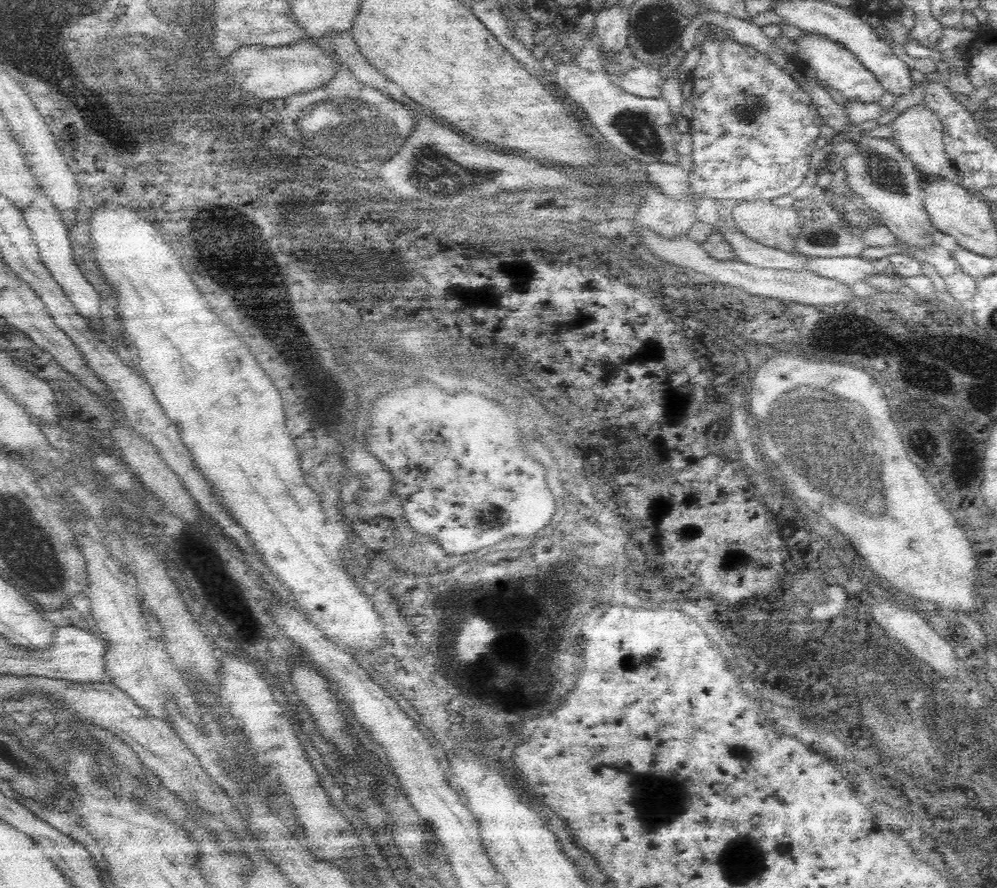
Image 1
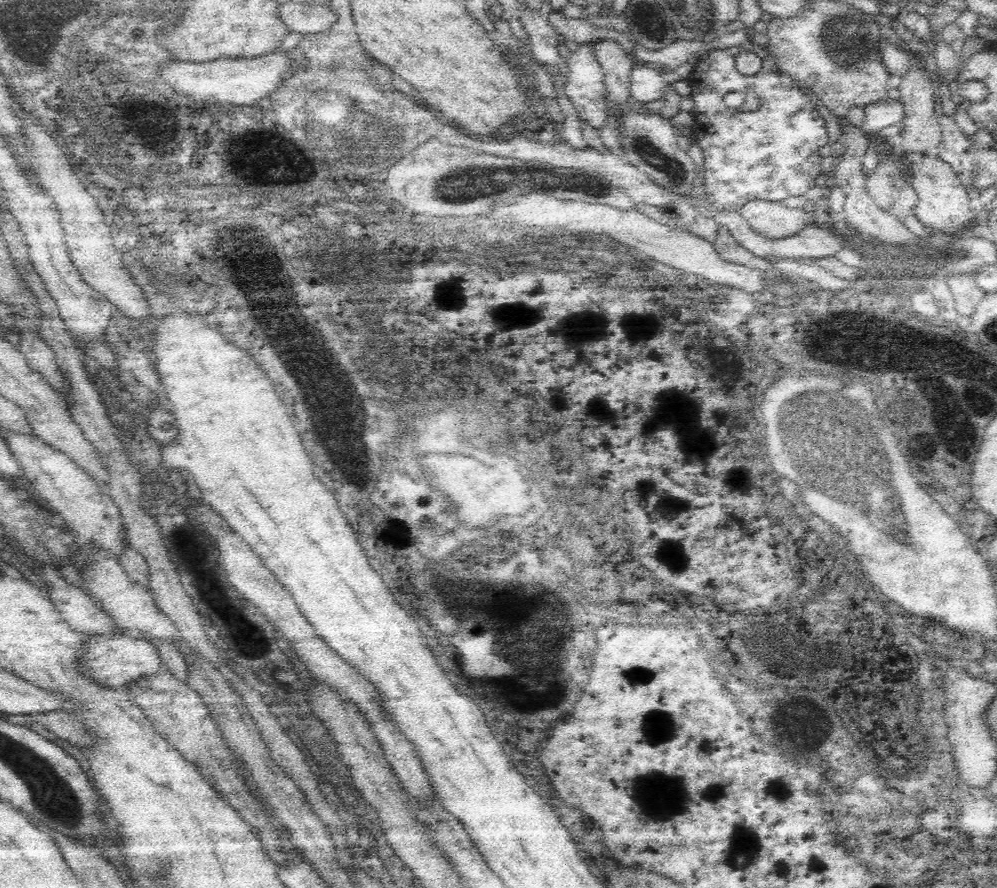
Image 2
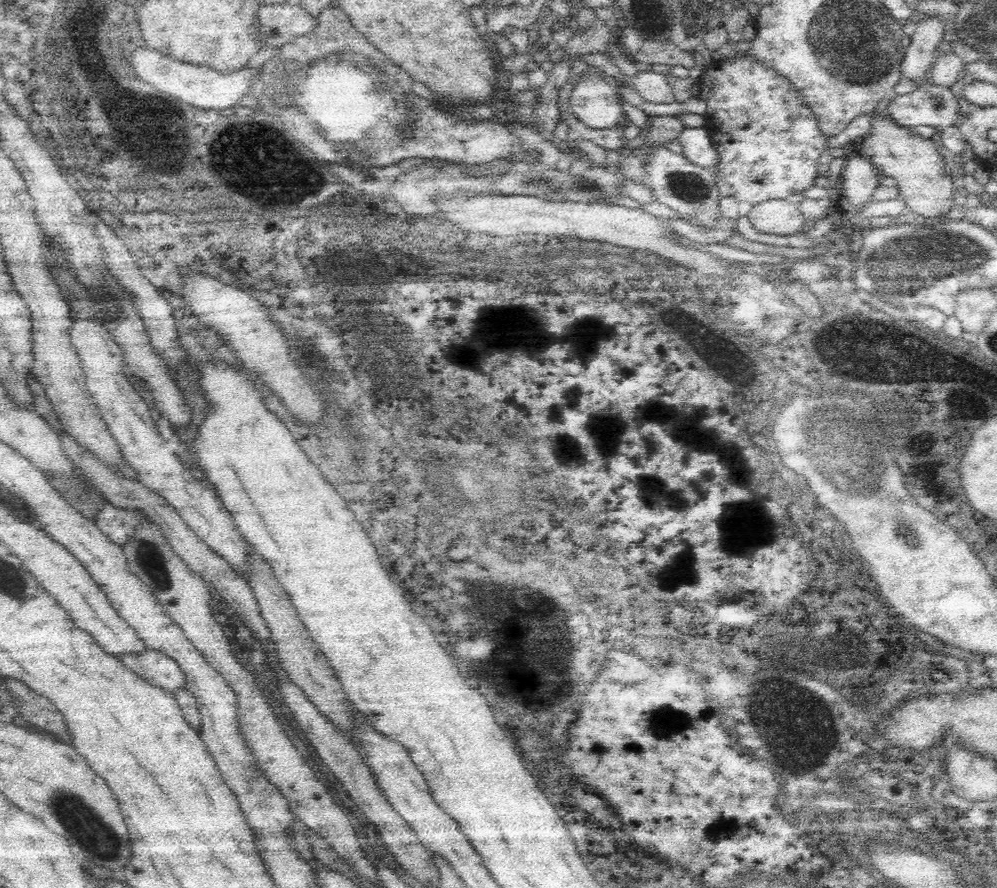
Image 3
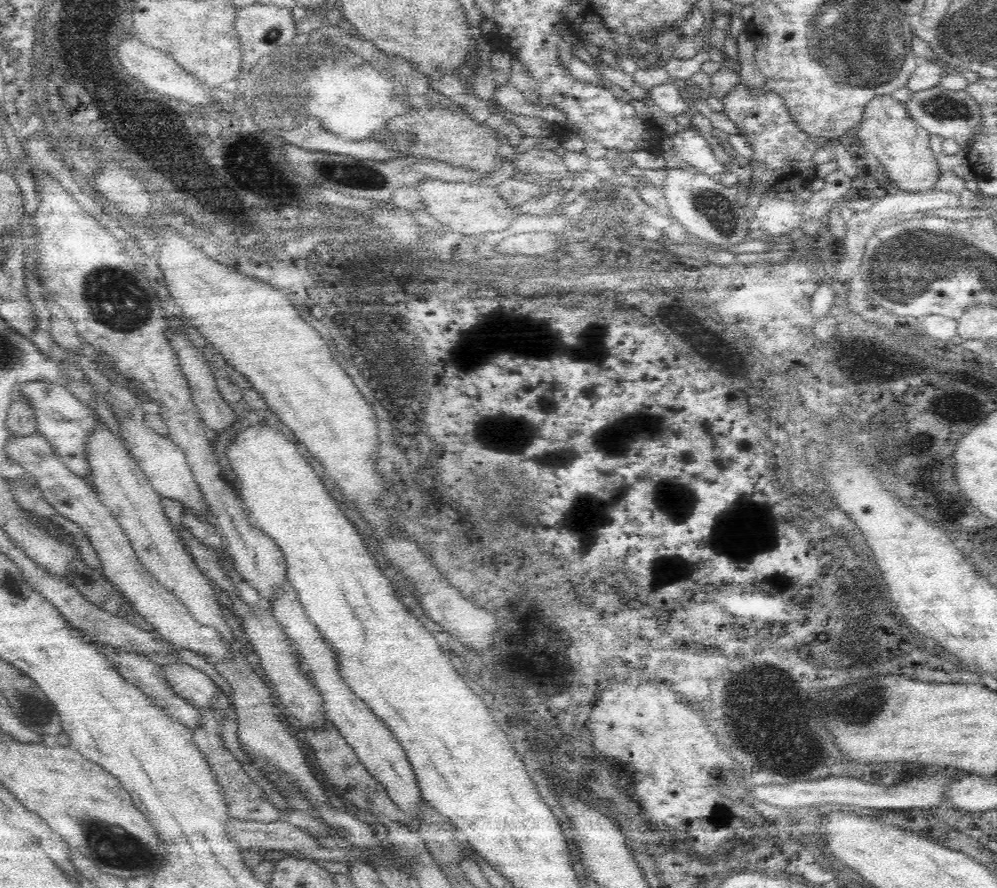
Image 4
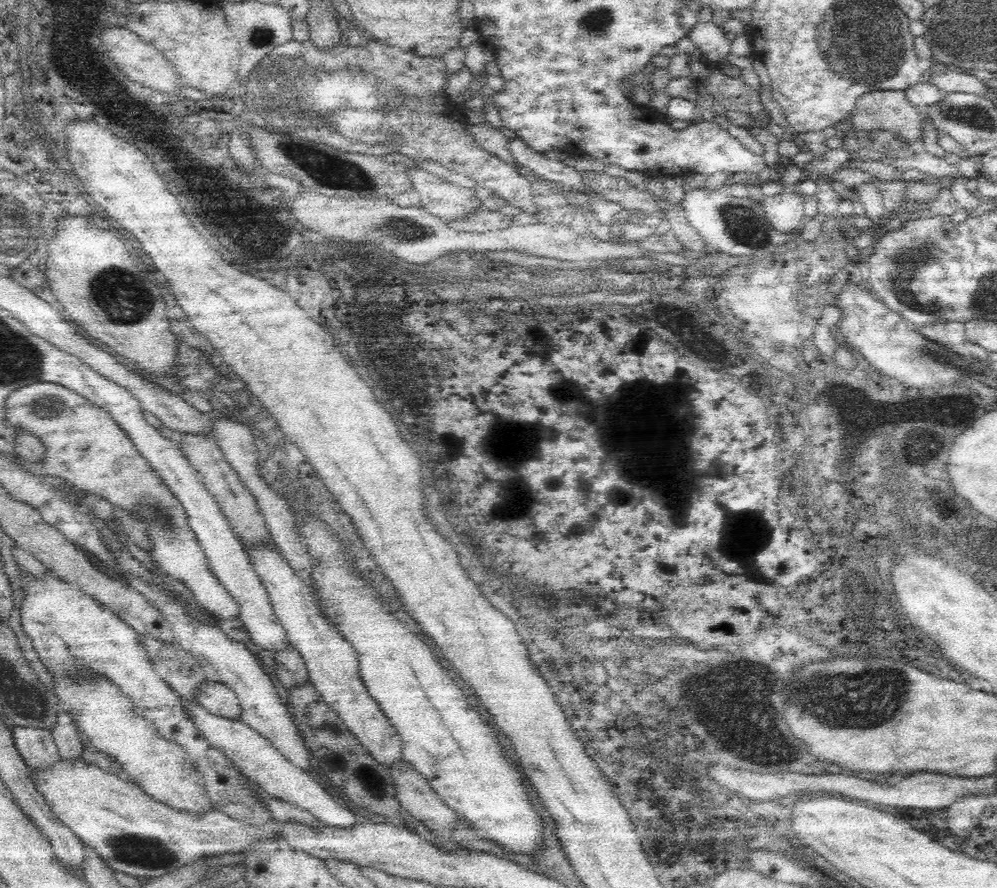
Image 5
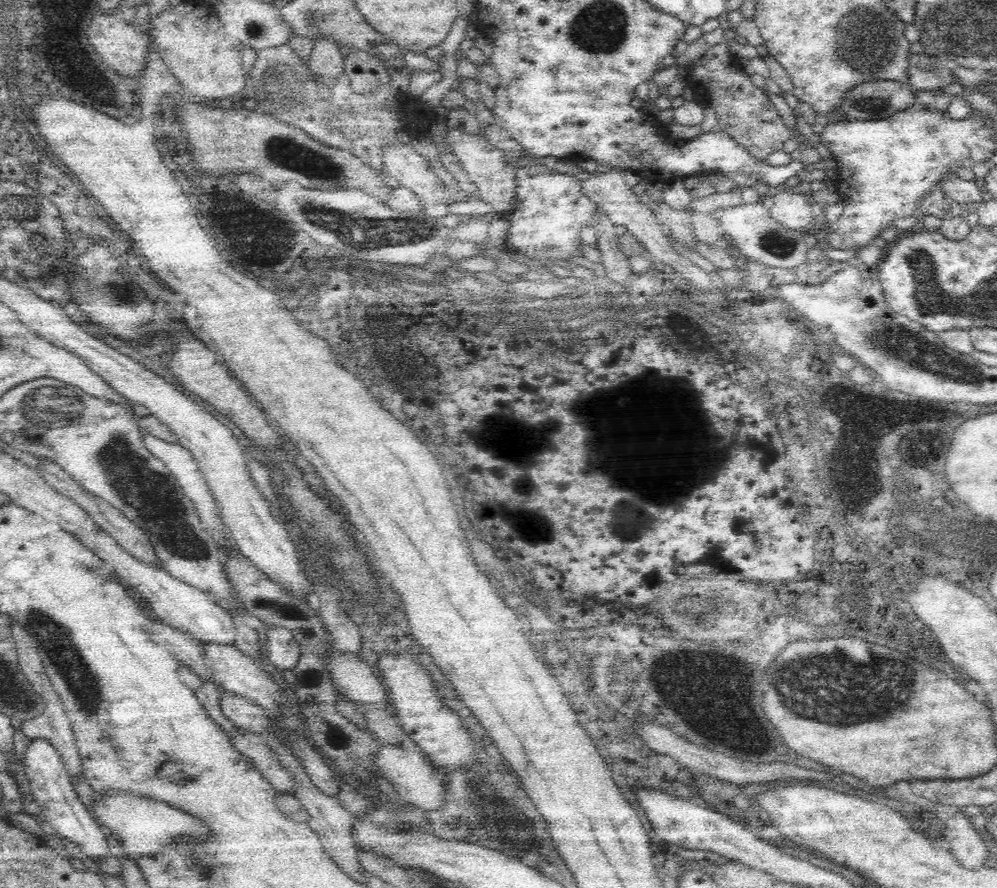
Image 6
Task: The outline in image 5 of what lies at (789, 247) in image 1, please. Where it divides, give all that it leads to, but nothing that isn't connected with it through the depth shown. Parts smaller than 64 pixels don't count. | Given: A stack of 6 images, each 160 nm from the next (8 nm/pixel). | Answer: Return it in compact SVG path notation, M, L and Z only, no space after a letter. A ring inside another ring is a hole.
M783 190L773 196L765 197L760 203L770 224L780 232L794 233L802 228L804 204L794 192Z

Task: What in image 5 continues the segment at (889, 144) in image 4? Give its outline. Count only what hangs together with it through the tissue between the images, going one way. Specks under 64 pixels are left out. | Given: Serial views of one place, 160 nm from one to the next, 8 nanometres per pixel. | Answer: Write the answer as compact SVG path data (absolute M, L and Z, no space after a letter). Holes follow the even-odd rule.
M870 90L858 98L853 106L849 120L856 131L872 134L874 130L889 130L903 138L905 142L914 144L921 141L921 124L924 118L921 116L920 108L909 101L905 90Z

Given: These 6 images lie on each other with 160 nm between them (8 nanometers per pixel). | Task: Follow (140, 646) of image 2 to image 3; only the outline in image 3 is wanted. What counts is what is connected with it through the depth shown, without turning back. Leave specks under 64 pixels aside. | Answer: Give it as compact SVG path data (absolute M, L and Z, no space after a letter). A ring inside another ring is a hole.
M148 649L141 655L126 655L121 663L152 686L175 694L187 688L188 678L176 660L163 651Z

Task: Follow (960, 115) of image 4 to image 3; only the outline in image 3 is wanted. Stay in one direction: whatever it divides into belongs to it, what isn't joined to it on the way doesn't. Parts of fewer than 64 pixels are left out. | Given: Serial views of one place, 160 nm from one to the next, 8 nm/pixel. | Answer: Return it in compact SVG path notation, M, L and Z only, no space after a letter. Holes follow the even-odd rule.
M930 82L910 94L897 95L888 105L888 114L902 126L930 126L936 132L959 124L959 104L951 88Z

